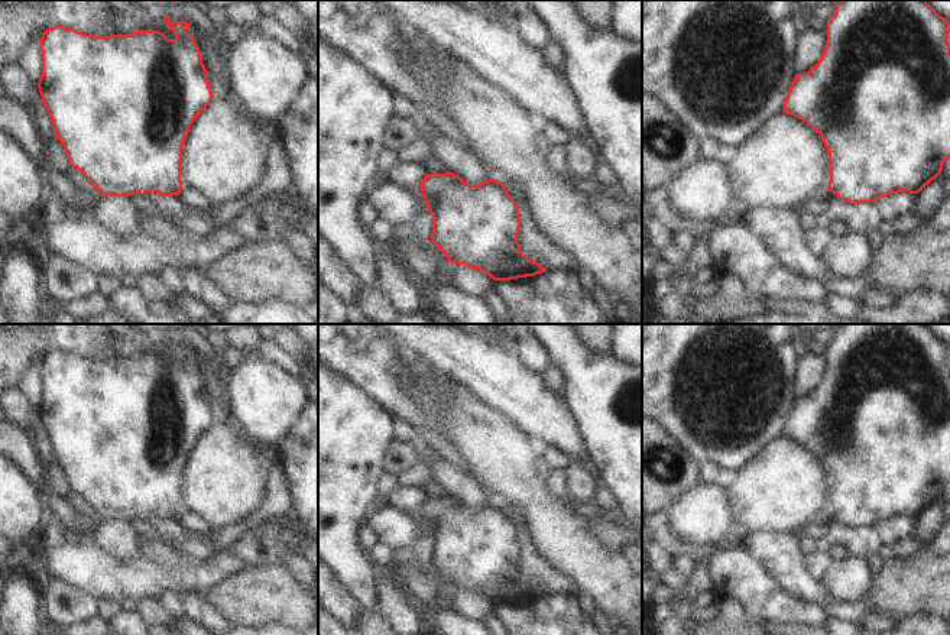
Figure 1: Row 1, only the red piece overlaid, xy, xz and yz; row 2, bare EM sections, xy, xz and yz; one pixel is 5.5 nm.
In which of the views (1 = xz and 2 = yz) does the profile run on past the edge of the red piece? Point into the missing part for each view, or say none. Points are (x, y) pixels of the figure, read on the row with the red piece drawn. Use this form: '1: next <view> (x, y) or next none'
1: next none
2: next none

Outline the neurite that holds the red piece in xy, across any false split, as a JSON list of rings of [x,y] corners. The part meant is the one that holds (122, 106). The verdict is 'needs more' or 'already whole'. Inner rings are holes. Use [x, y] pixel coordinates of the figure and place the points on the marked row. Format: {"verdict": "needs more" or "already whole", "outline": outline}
{"verdict": "already whole", "outline": [[[163,16],[175,39],[159,30],[137,30],[127,35],[94,36],[54,26],[40,38],[42,75],[38,88],[48,110],[56,139],[62,143],[69,165],[78,169],[103,197],[130,197],[156,192],[172,197],[181,192],[182,149],[192,122],[213,101],[208,72],[195,39],[187,32],[189,23]]]}

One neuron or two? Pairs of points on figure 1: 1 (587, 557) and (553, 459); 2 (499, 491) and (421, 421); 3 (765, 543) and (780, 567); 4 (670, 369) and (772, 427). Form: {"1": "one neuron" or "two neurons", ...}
{"1": "two neurons", "2": "two neurons", "3": "one neuron", "4": "one neuron"}

